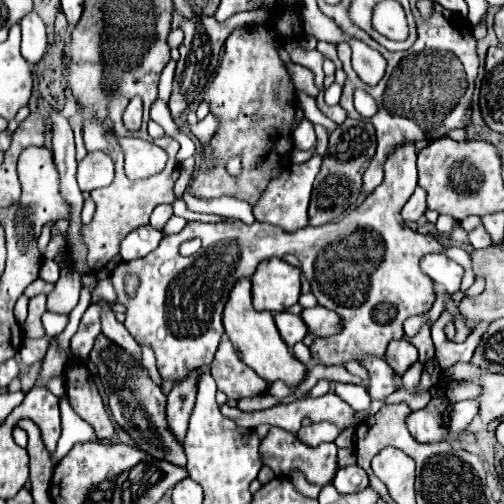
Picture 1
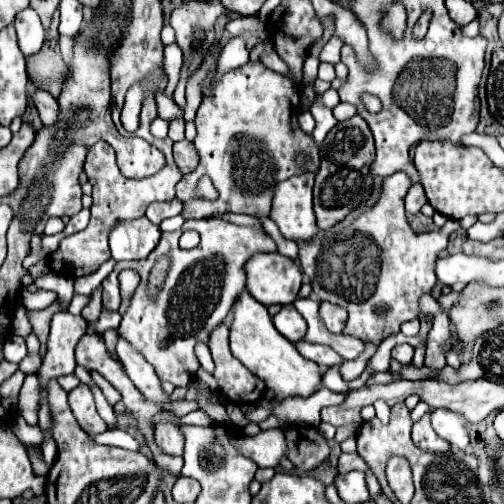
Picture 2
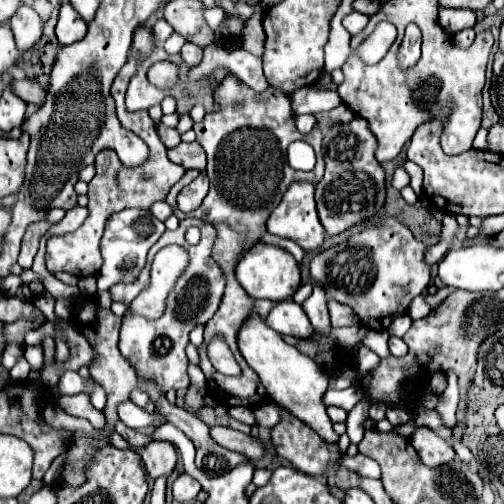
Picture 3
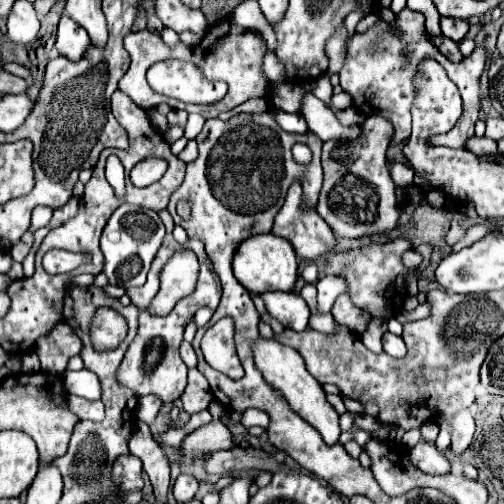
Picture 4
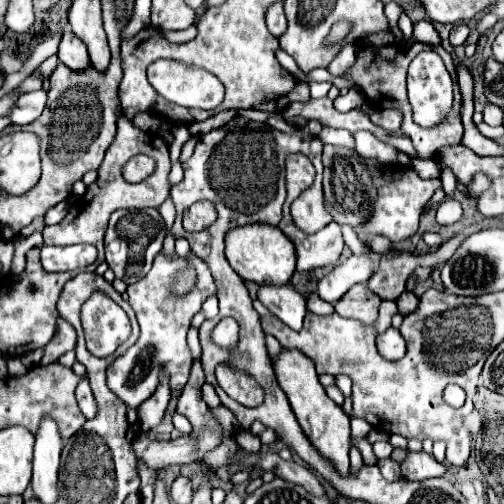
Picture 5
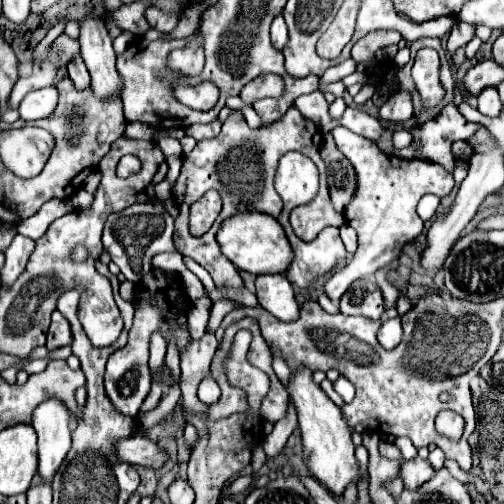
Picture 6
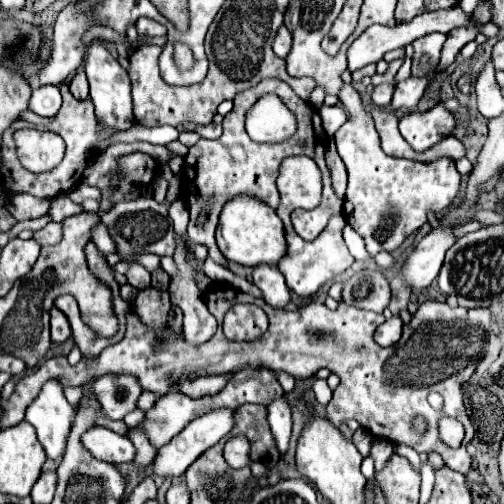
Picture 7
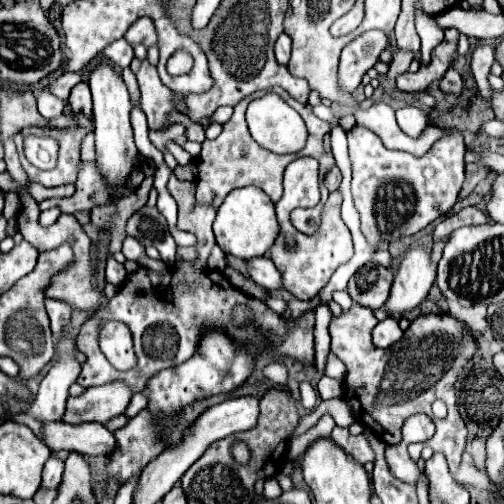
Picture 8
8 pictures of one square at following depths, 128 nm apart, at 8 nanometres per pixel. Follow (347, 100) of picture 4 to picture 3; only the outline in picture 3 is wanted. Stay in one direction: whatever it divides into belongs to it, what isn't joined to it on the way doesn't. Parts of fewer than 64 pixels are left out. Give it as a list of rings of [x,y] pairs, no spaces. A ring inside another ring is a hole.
[[[314,86],[300,88],[290,94],[292,96],[292,110],[294,114],[318,114],[332,110],[342,104],[338,92],[334,90],[316,90]]]

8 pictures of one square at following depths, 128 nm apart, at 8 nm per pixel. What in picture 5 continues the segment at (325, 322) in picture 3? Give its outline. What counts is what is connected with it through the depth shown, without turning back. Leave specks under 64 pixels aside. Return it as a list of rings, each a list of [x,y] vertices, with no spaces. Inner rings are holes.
[[[352,254],[318,282],[318,296],[330,304],[336,304],[354,284],[368,282],[372,272],[374,262],[370,258]]]

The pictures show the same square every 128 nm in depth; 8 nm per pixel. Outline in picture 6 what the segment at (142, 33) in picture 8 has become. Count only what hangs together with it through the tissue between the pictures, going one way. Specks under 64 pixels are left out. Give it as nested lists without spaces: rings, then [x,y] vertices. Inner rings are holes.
[[[150,6],[146,10],[146,20],[152,28],[160,30],[160,32],[172,32],[178,24],[178,14],[170,14],[170,12],[164,12],[160,10],[158,6]]]

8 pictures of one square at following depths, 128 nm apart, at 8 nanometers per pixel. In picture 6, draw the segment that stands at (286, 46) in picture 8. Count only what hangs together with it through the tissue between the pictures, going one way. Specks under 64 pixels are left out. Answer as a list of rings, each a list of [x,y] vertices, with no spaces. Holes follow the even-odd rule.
[[[282,14],[274,18],[270,32],[272,32],[272,44],[274,44],[278,50],[282,50],[282,46],[284,46],[286,40],[288,40],[288,30],[286,30],[286,22],[284,22]]]

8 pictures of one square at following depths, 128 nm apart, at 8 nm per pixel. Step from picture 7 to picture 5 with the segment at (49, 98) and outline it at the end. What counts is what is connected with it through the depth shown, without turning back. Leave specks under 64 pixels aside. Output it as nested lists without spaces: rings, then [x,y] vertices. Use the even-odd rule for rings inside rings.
[[[36,90],[36,92],[30,92],[30,94],[22,94],[16,104],[12,106],[8,118],[12,124],[30,124],[34,122],[42,110],[46,106],[46,92],[44,90]]]

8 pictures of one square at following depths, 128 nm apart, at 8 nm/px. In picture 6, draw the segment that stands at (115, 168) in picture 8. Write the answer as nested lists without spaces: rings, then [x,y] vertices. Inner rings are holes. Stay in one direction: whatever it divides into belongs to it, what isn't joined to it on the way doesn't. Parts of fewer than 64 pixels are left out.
[[[88,14],[80,20],[80,54],[92,76],[92,90],[98,98],[120,94],[122,80],[116,72],[112,38],[100,16]]]

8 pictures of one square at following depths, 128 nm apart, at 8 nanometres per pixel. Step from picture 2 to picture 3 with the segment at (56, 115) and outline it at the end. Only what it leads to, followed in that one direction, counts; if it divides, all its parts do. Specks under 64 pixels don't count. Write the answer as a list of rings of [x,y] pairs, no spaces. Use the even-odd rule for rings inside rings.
[[[16,80],[14,82],[14,92],[24,100],[24,102],[32,102],[32,104],[36,104],[38,108],[44,104],[44,100],[46,100],[46,90],[38,84],[38,82],[34,82],[34,80]]]

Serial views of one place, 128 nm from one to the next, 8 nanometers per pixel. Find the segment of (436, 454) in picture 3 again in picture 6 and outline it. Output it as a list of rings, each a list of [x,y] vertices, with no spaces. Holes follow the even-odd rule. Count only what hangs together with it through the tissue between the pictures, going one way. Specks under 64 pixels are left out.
[[[416,456],[412,460],[406,460],[404,466],[402,466],[402,470],[400,470],[400,476],[404,480],[404,488],[408,488],[408,490],[420,488],[434,474],[436,474],[436,470],[432,468],[432,464],[428,460],[420,458],[420,456]]]

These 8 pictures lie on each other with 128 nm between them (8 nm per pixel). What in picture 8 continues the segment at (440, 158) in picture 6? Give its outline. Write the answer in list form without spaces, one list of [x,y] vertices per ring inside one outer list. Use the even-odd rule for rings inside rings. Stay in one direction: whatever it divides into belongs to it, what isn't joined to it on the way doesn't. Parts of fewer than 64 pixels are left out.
[[[406,106],[396,110],[396,120],[398,126],[402,128],[404,134],[408,134],[410,138],[420,138],[422,132],[430,126],[430,118],[424,110],[414,108],[414,106]]]

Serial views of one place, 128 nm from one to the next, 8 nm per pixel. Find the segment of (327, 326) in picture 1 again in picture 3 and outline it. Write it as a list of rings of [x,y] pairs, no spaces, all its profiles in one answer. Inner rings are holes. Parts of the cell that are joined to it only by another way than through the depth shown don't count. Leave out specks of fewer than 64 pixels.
[[[328,300],[328,310],[330,310],[330,320],[334,328],[342,328],[342,326],[354,326],[358,324],[352,308],[338,304],[336,300]]]

